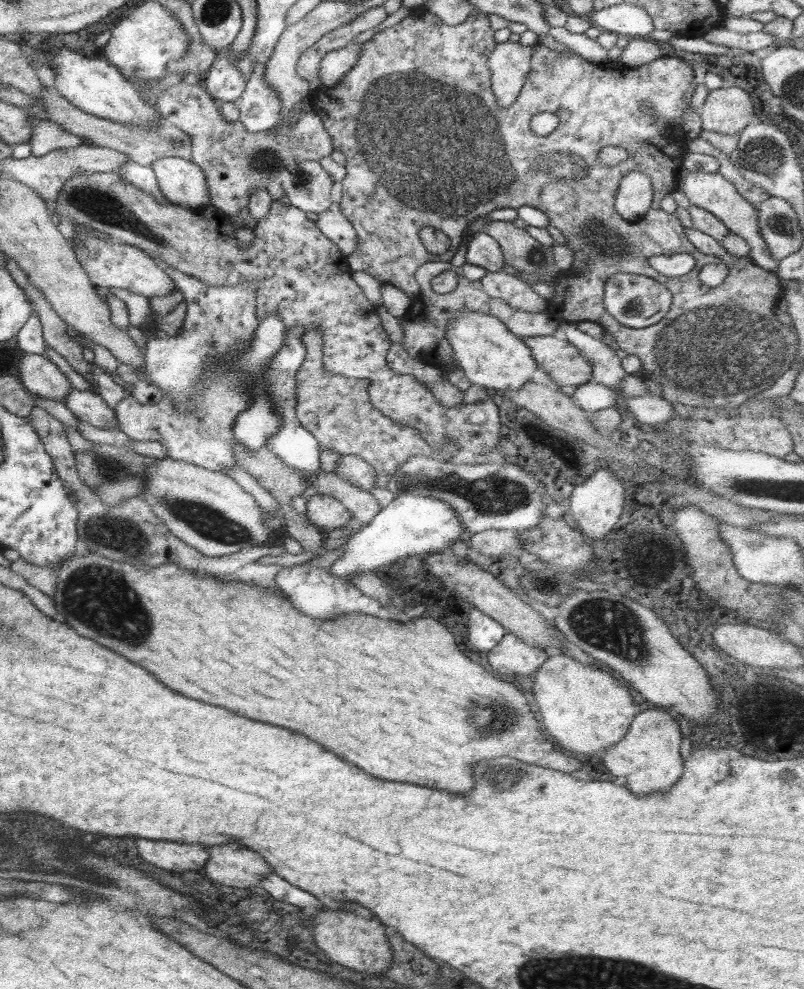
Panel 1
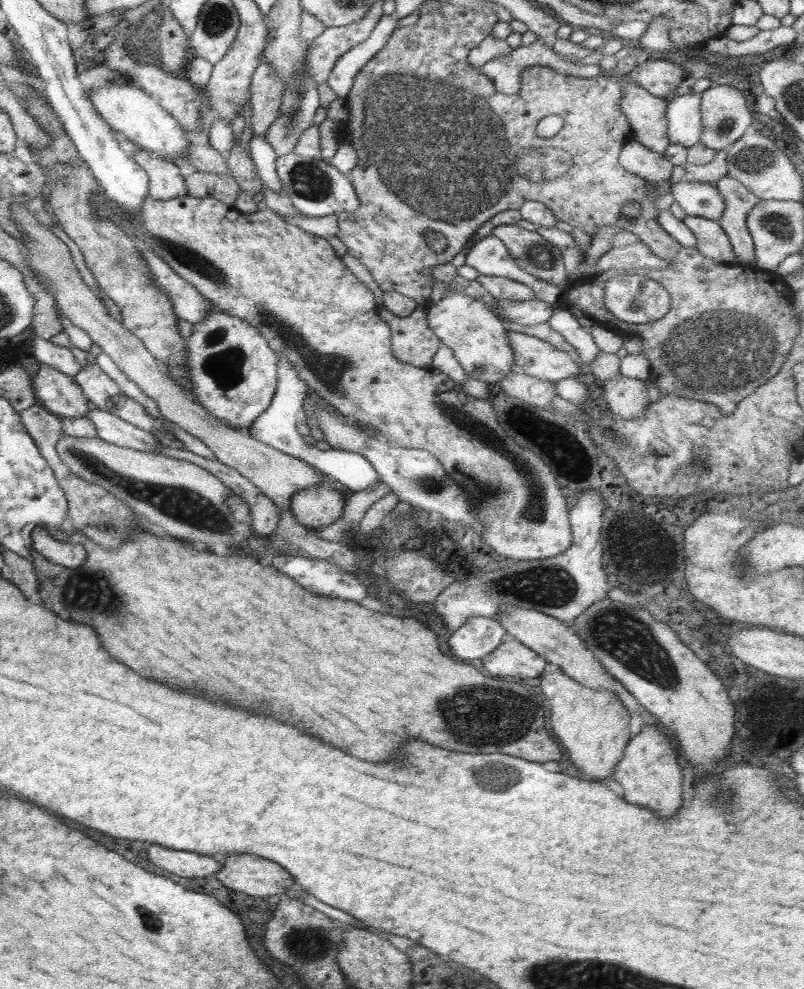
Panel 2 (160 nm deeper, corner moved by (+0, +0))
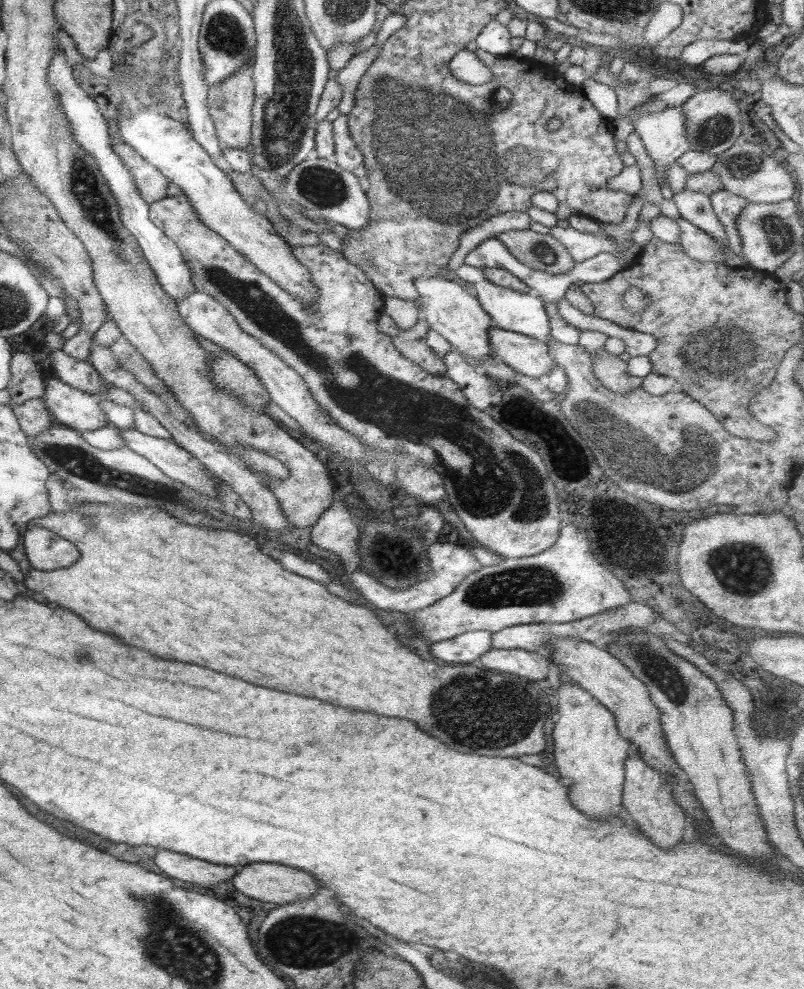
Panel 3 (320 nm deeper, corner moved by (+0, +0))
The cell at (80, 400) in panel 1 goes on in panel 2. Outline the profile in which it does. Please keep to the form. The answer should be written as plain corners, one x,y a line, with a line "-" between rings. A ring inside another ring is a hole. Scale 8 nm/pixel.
89,403
87,416
97,430
97,436
106,442
142,452
157,452
159,440
149,432
122,420
119,416
100,410

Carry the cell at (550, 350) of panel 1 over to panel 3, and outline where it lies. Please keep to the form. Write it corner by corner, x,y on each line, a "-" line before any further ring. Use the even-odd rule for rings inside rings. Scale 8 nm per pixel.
492,327
489,330
489,341
494,356
526,376
539,378
558,365
549,345
531,336

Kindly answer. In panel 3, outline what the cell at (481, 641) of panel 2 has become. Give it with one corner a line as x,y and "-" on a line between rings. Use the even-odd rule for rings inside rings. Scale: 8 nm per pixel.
474,630
433,643
430,652
432,656
454,664
454,662
478,662
479,658
492,648
492,633

